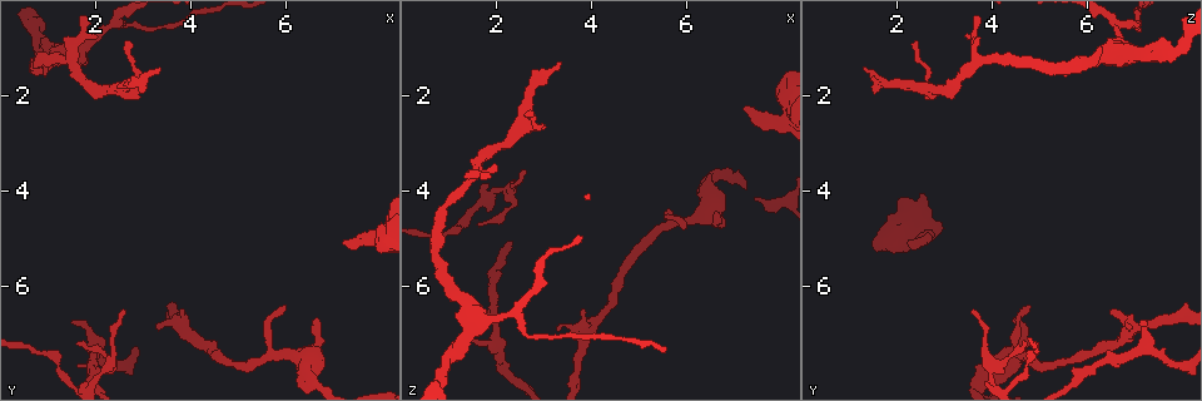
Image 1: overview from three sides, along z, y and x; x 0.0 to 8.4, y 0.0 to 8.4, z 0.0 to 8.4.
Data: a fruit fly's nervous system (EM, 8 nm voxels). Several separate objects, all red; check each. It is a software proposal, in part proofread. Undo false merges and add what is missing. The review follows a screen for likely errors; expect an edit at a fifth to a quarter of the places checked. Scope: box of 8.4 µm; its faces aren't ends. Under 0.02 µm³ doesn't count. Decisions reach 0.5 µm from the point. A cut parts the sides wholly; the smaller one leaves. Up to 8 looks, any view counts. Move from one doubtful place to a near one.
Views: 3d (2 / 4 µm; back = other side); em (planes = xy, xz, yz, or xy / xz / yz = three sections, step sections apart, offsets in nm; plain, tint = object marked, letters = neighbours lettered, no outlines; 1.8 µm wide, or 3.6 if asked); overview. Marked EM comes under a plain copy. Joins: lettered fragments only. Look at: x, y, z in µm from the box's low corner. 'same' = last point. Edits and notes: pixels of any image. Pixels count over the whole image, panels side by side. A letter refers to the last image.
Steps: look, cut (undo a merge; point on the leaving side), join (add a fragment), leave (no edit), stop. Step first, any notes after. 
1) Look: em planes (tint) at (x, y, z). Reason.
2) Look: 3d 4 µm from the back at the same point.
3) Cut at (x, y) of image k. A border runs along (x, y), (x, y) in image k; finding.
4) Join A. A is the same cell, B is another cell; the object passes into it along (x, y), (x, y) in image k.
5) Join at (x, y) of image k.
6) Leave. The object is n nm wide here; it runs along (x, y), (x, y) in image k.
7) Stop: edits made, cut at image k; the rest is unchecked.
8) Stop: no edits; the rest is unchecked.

Look: em xy step 8 (letters) at (6.50, 6.80, 4.50). Free end.

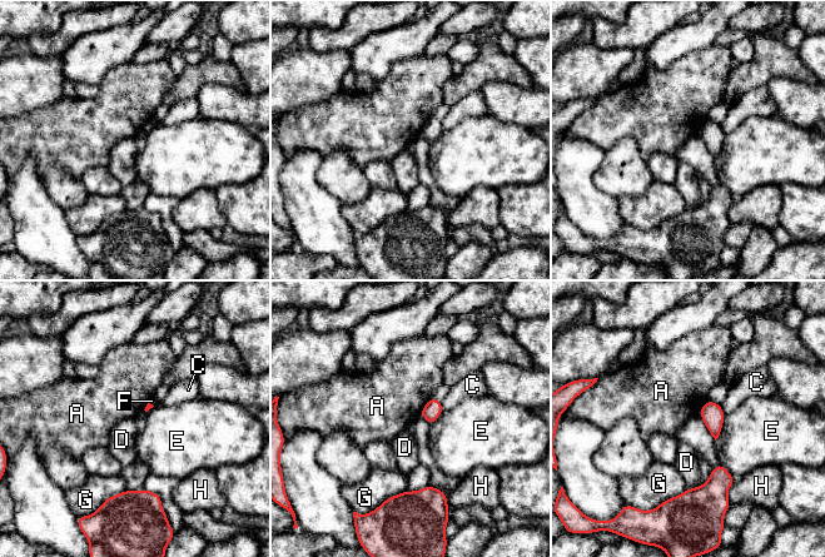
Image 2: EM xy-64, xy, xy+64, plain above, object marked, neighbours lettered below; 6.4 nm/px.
Leave. A, C, D, E, F, G and H are other cells; no lettered fragment goes on from it.

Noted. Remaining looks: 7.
Look: em planes (letters) at (3.80, 6.50, 6.45). Free end.

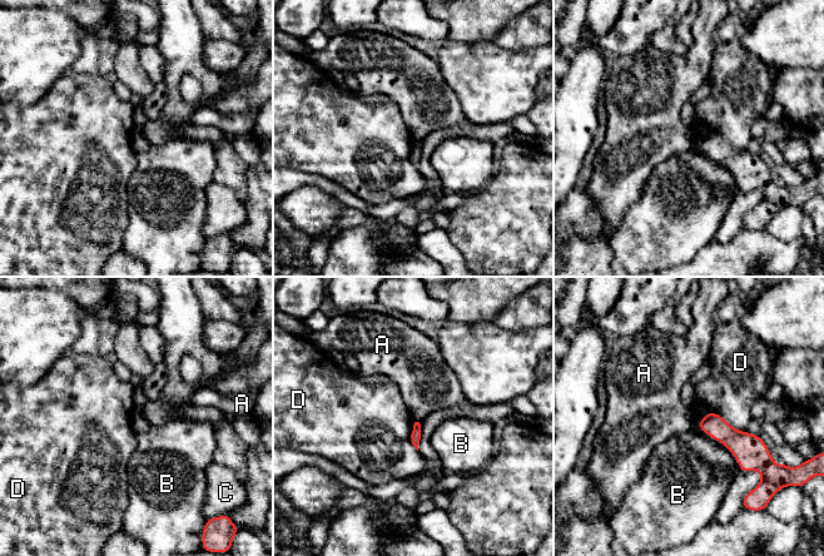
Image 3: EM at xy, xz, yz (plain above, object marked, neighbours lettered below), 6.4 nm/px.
Leave. A, B, C and D are other cells; a border runs along (415, 421), (418, 422) in image 3; none of them fits.

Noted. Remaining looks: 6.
Look: 3d 2 µm at (1.50, 6.80, 7.10). Free end.

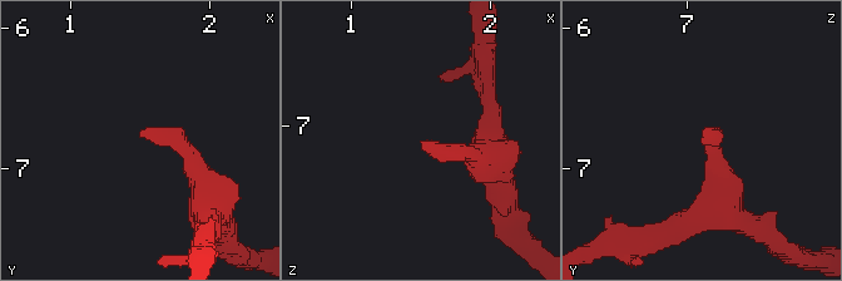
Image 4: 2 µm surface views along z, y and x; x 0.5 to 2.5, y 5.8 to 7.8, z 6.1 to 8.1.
Look: em planes (letters) at (1.52, 6.74, 7.12). Need the tissue.

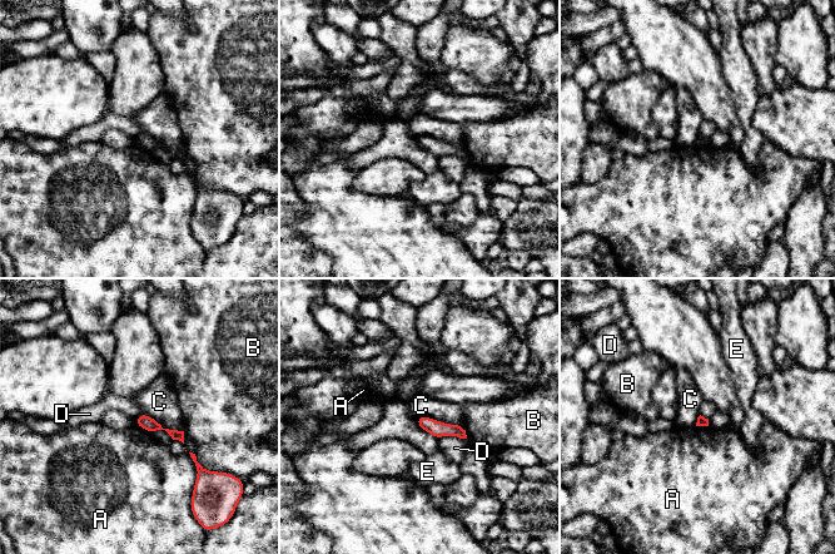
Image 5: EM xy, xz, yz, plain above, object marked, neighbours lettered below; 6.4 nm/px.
Leave. The longest contact is with C, 340 nm; A, B, C, D and E are other cells; none of them fits.

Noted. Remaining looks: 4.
Stop: no edits; the rest is unchecked.

